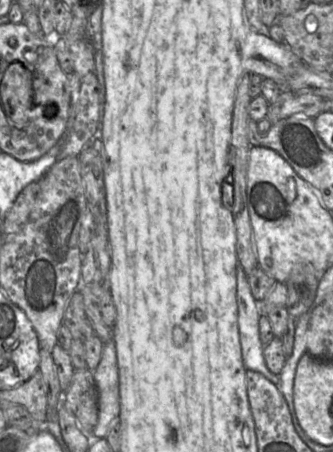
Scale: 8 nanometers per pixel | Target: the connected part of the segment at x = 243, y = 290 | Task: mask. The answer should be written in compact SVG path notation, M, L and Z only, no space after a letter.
M236 259L236 297L238 306L238 328L242 360L247 370L263 374L279 390L281 379L267 367L264 347L260 339L259 320L262 315L261 303L252 295L247 274Z

